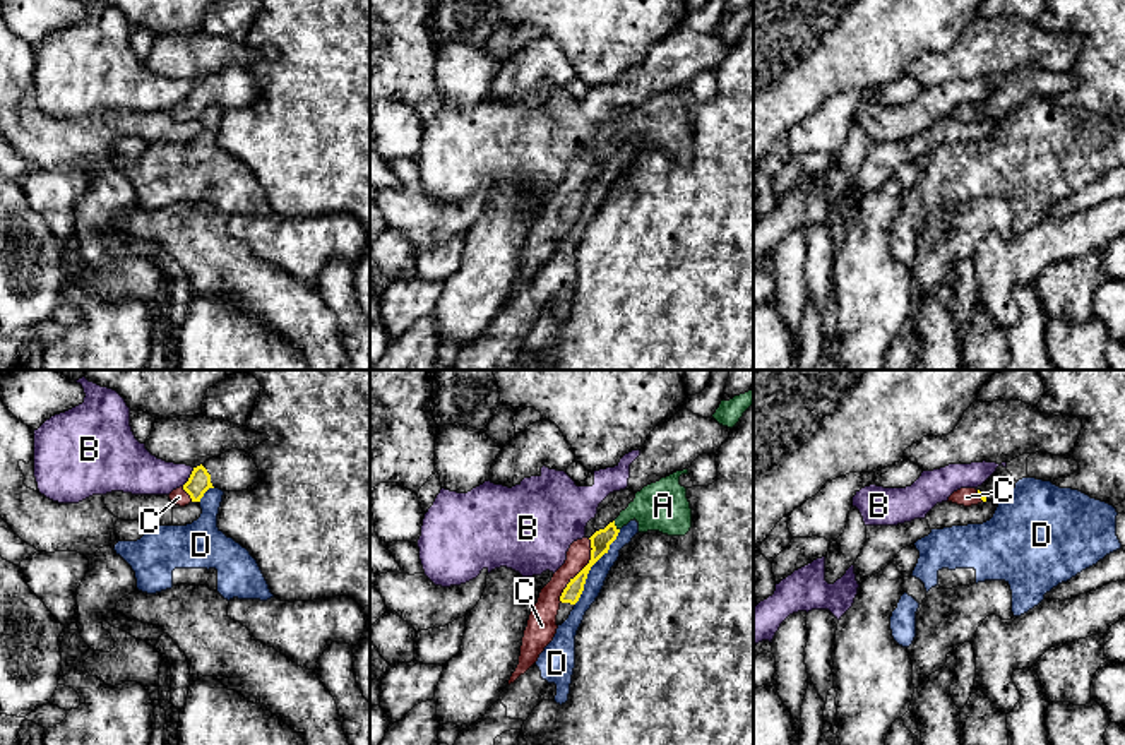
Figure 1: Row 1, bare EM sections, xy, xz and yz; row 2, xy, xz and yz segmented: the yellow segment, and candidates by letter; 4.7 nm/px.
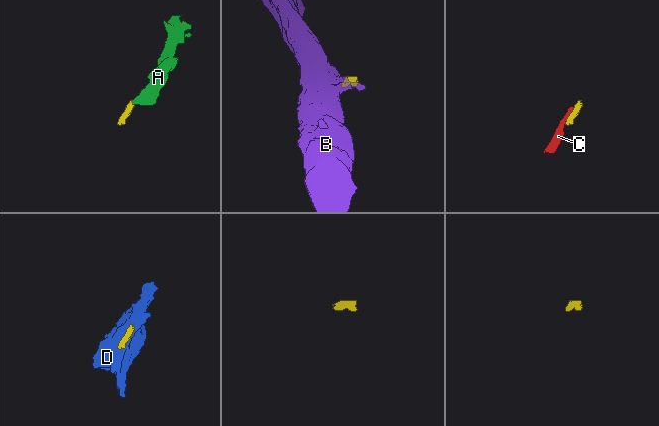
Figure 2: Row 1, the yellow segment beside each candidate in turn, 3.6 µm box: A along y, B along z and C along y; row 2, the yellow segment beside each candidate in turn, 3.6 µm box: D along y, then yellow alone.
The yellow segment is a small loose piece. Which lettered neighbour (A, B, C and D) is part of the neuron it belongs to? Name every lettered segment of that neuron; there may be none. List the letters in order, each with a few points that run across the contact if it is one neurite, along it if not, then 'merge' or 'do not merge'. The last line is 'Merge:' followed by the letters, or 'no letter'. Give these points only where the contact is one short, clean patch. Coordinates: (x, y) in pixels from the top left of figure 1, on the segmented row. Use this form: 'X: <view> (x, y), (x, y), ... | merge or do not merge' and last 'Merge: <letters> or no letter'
A: merge
B: xy (194, 468), (182, 485) | do not merge
C: xz (600, 542), (581, 571), (547, 608) | merge
D: xz (620, 530), (610, 548), (591, 567), (584, 590), (574, 603) | do not merge
Merge: A, C

